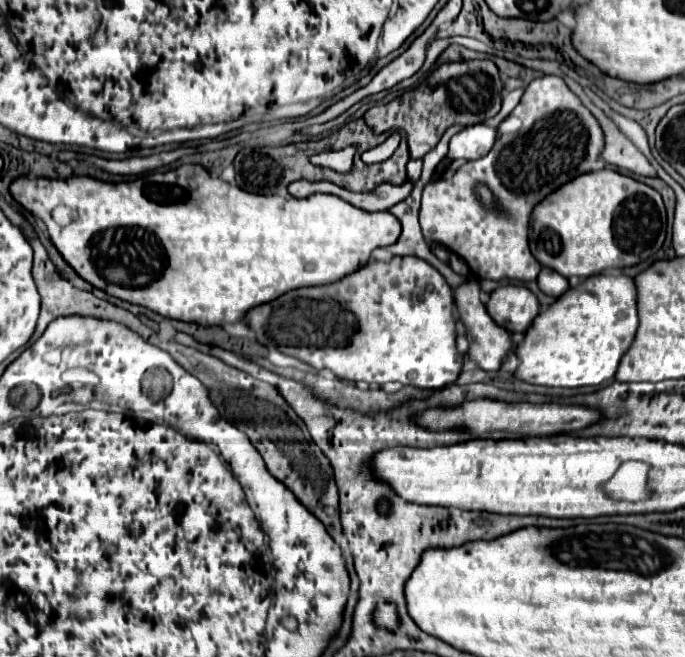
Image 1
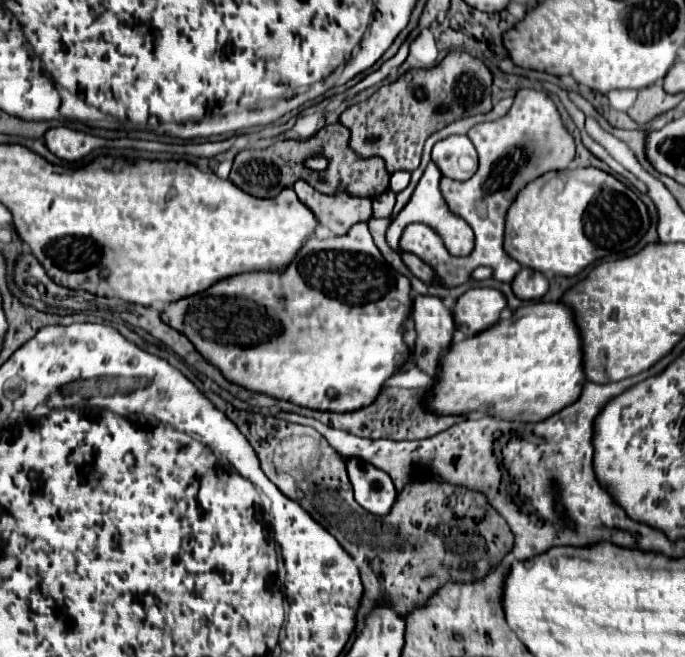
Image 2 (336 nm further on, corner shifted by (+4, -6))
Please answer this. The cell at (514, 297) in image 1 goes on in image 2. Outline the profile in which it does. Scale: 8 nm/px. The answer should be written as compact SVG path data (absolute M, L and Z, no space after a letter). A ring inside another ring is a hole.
M470 288L468 292L464 292L458 298L458 302L454 306L456 328L462 330L462 332L466 332L468 336L476 336L476 334L488 330L490 326L494 326L500 320L500 314L504 312L506 306L508 306L506 296L500 290L494 290L494 288Z

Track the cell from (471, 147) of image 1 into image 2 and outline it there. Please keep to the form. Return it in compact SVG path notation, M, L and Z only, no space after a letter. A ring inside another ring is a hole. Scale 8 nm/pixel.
M448 136L434 144L432 160L452 180L468 180L478 168L476 148L468 136Z

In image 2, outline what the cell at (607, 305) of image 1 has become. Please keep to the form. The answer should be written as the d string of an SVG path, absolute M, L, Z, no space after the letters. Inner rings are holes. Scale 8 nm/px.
M538 302L520 306L510 318L504 318L492 328L450 346L442 358L440 378L428 398L428 406L440 414L482 412L512 422L540 422L560 412L560 408L566 408L572 400L576 400L576 396L580 396L580 388L586 384L582 358L580 328L576 324L574 310L568 304Z

